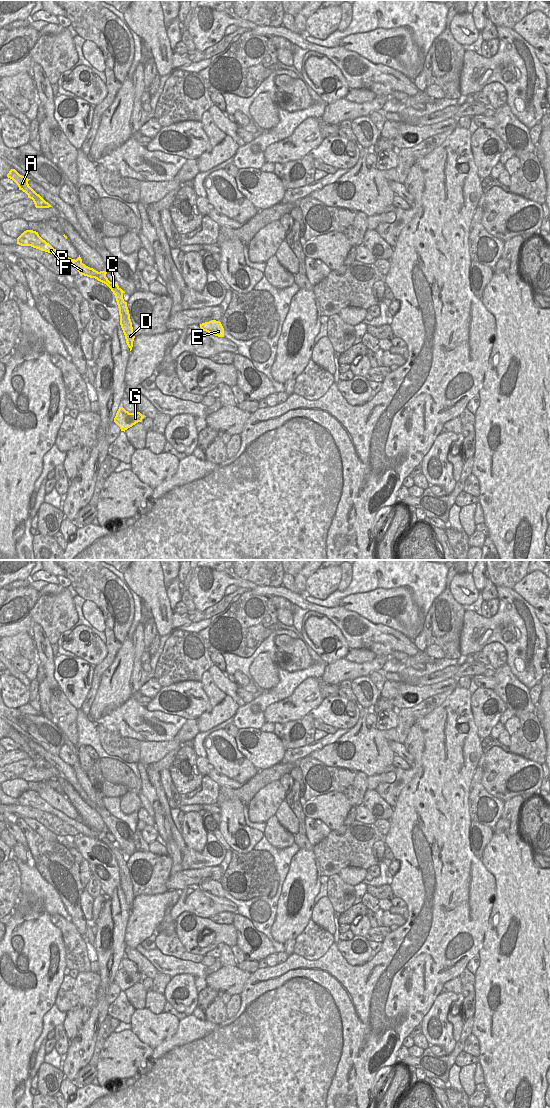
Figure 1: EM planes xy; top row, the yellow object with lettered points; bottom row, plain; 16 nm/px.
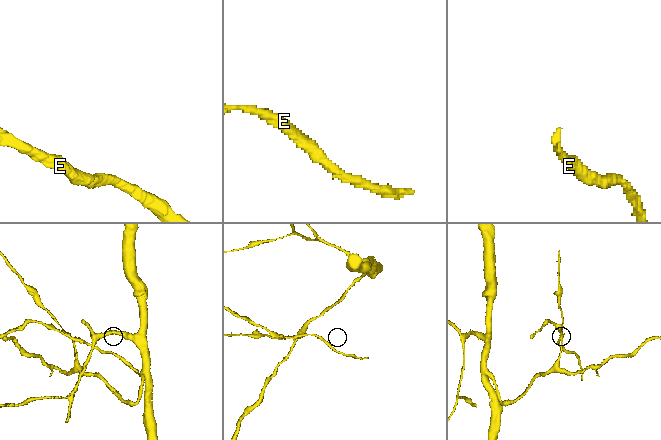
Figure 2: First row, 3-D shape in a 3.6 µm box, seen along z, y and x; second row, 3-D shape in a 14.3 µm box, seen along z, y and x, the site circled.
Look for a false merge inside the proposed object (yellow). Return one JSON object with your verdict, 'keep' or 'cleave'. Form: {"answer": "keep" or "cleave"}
{"answer": "cleave"}

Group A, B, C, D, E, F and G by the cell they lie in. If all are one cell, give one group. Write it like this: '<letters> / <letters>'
A C D G / B E F

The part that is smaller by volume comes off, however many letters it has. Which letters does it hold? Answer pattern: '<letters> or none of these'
B, E, F

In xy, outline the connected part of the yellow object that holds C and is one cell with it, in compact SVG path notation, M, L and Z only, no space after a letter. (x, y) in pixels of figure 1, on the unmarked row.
M91 828L91 829L98 834L99 839L102 839L103 841L105 841L107 843L107 846L111 849L111 851L115 855L115 858L116 858L116 861L117 861L117 865L118 865L118 868L119 868L120 885L121 885L121 888L123 890L123 893L125 895L126 903L127 903L127 905L128 905L128 907L130 908L130 911L131 911L132 907L133 907L133 901L134 901L135 896L133 894L133 887L132 887L132 882L131 882L131 879L130 879L129 870L128 870L128 867L127 867L127 862L125 862L124 859L123 859L123 852L120 850L120 848L117 845L117 843L110 842L108 840L108 838L106 837L106 834L107 834L108 831L100 831L100 832L98 832L98 831L94 830L93 828Z

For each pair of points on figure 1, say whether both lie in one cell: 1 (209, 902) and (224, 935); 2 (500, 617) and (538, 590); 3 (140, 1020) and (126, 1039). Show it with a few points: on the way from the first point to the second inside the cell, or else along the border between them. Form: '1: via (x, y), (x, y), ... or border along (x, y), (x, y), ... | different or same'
1: border along (185, 911), (208, 918) | different
2: border along (513, 588), (534, 608) | different
3: border along (130, 1030), (149, 1046) | different

